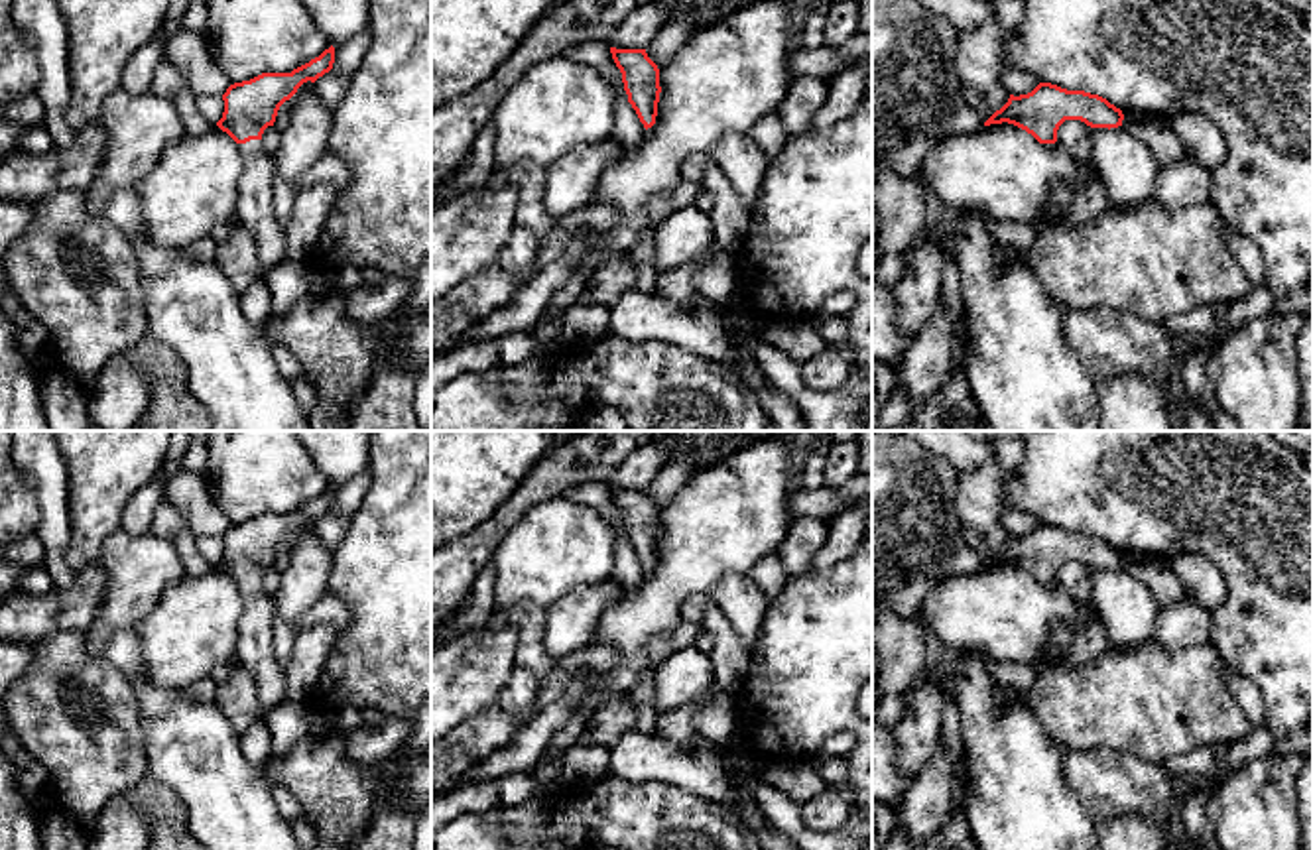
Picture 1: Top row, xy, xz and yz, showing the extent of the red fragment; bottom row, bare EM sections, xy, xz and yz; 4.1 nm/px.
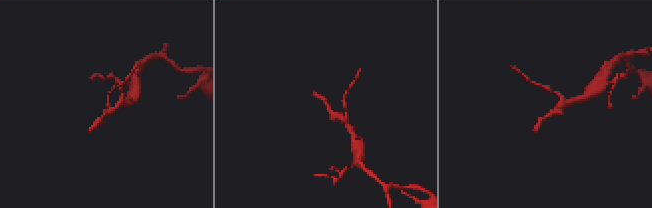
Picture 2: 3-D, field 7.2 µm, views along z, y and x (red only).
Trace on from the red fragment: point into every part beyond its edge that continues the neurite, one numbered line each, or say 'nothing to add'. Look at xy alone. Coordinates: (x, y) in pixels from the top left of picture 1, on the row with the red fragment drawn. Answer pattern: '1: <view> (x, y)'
1: xy (254, 211)

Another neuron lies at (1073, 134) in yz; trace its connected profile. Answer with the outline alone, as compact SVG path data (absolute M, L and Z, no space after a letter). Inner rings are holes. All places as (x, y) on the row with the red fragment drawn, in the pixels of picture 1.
M1065 120L1057 130L1057 144L1061 144L1079 163L1091 161L1091 126L1081 120Z

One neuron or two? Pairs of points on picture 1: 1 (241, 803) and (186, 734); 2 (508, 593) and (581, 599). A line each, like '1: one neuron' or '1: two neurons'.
1: one neuron
2: two neurons

